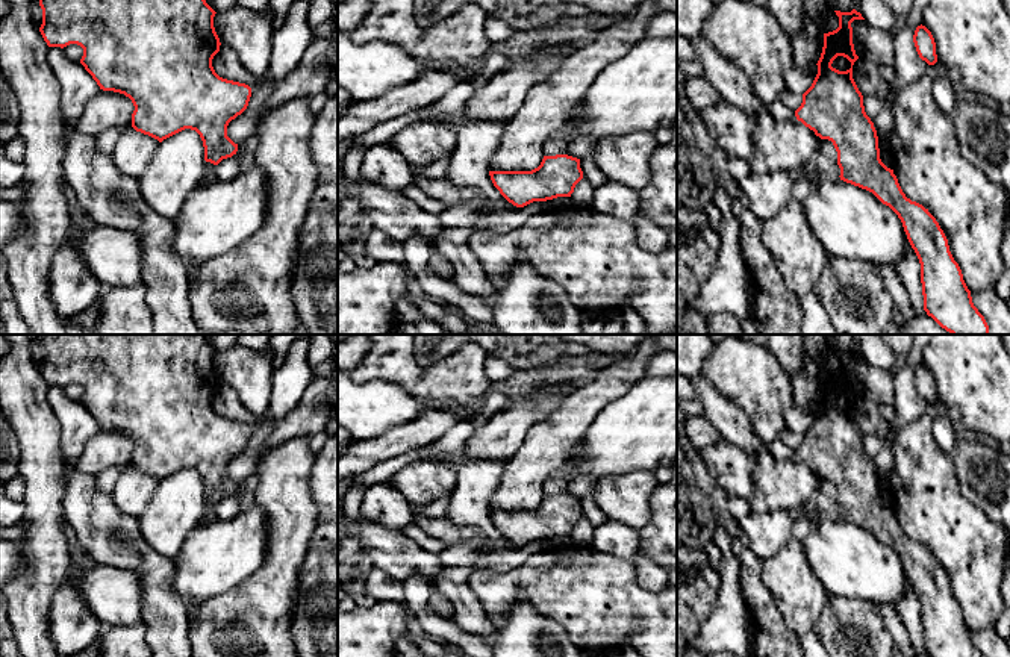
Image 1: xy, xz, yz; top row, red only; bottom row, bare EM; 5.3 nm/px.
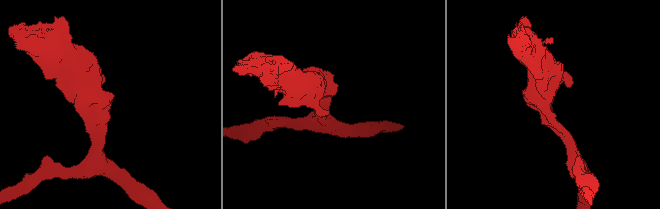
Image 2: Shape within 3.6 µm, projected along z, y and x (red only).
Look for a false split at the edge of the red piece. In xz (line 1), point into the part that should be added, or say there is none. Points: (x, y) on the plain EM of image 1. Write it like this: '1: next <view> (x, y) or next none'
1: next none

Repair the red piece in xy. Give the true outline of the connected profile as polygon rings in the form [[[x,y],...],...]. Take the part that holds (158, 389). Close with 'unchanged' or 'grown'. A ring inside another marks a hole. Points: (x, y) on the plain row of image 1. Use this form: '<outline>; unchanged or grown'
[[[39,335],[39,345],[39,371],[47,385],[80,385],[80,403],[100,428],[120,431],[132,439],[132,466],[136,471],[162,481],[185,468],[195,469],[203,480],[204,500],[214,504],[236,494],[238,483],[227,475],[227,465],[247,448],[251,427],[215,412],[212,398],[221,381],[214,366],[217,351],[206,342],[204,335]]]; unchanged

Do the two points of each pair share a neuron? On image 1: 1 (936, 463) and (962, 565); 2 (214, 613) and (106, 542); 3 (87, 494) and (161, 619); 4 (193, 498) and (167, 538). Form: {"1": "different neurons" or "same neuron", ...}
{"1": "same neuron", "2": "different neurons", "3": "same neuron", "4": "same neuron"}

